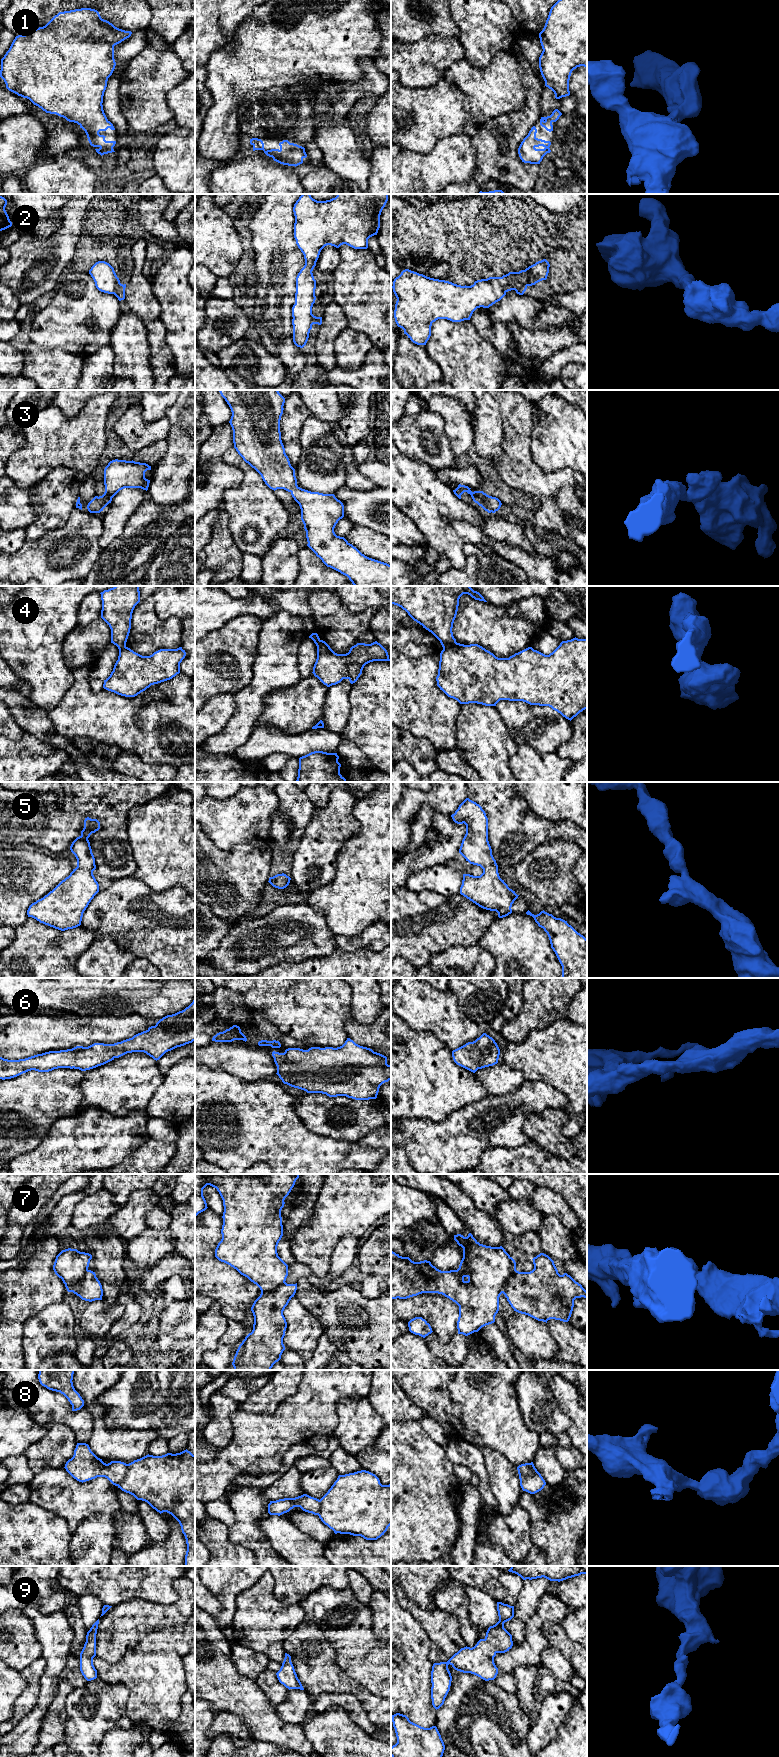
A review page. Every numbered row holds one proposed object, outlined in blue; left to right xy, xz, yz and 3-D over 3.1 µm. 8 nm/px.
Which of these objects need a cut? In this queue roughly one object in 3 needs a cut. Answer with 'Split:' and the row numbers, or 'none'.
Split: 4, 7, 8

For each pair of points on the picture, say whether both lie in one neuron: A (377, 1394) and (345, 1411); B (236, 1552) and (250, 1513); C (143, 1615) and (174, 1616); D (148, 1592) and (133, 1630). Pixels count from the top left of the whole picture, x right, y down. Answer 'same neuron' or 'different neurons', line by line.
A: different neurons
B: different neurons
C: same neuron
D: different neurons

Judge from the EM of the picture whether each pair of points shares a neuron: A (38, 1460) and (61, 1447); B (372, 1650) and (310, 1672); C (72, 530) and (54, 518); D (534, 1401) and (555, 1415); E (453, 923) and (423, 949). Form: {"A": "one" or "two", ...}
{"A": "one", "B": "two", "C": "two", "D": "one", "E": "one"}

